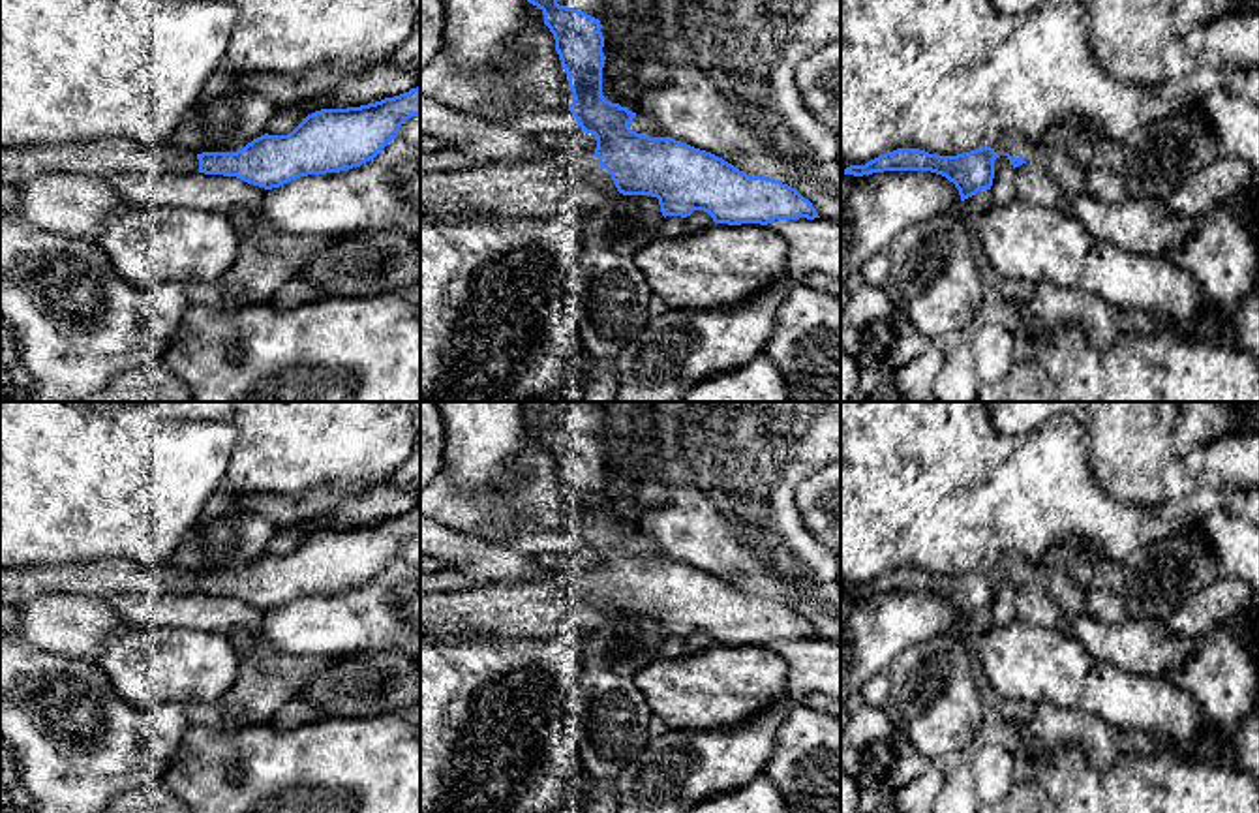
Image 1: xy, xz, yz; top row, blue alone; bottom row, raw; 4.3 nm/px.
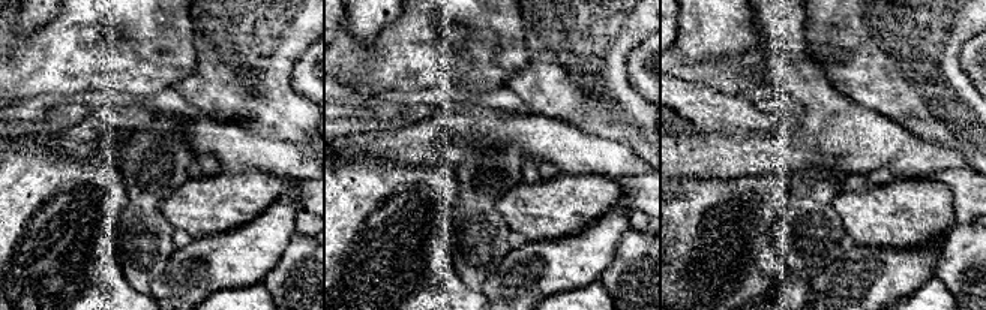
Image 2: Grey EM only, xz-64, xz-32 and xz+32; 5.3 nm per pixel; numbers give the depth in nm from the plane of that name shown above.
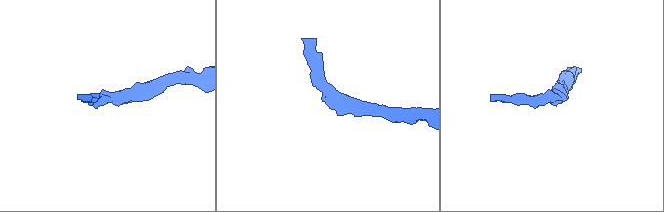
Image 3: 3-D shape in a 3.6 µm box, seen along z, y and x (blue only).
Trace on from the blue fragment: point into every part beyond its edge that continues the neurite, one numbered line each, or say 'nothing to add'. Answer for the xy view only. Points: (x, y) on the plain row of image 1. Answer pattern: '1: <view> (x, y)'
1: xy (107, 577)

